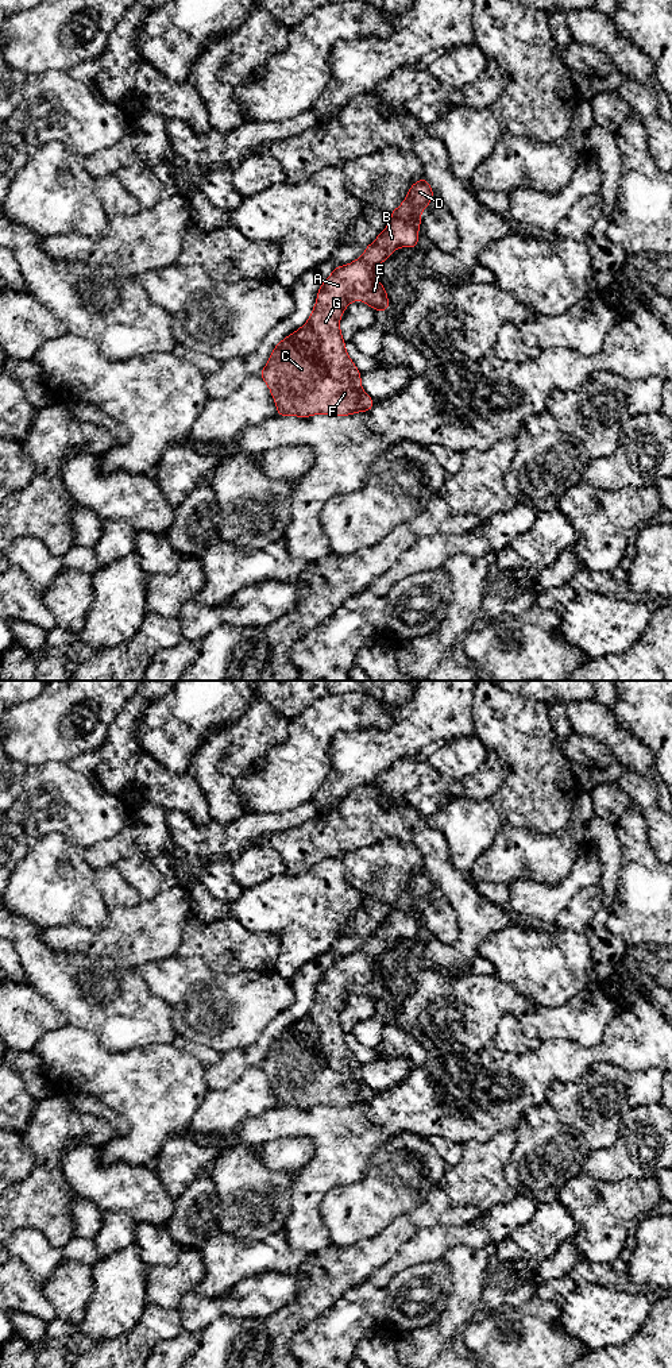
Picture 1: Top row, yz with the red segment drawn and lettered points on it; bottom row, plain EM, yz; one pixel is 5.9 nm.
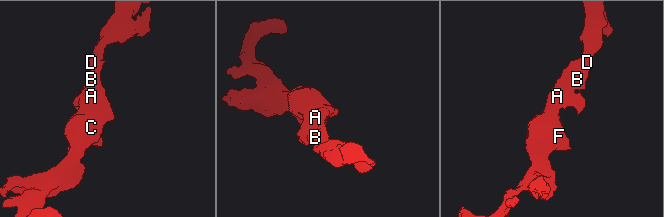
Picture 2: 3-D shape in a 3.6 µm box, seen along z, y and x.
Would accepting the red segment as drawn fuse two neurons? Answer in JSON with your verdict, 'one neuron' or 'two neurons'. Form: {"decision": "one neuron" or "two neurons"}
{"decision": "one neuron"}

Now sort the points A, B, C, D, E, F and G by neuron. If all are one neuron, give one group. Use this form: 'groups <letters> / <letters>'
groups A B C D E F G

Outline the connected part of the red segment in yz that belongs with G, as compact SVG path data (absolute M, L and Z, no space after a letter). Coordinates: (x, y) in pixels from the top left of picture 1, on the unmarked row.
M426 868L414 874L403 894L390 903L389 917L378 924L374 935L366 937L364 945L345 957L335 957L317 983L317 993L309 1011L275 1037L259 1067L271 1083L278 1107L310 1109L317 1105L349 1107L372 1101L375 1093L364 1084L360 1075L362 1064L345 1043L340 1009L356 991L362 991L374 1002L390 1002L386 979L376 971L376 959L395 940L418 937L418 918L422 917L420 905L429 898L433 887Z

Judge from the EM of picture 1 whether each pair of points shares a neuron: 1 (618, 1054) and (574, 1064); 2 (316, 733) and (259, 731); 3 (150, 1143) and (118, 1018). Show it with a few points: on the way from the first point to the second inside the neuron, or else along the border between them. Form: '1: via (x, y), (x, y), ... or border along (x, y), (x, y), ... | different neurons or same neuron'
1: via (607, 1054), (598, 1054), (584, 1059) | same neuron
2: border along (289, 720), (286, 738), (273, 746), (266, 755) | different neurons
3: border along (97, 1036), (109, 1051), (130, 1051), (157, 1043) | different neurons

